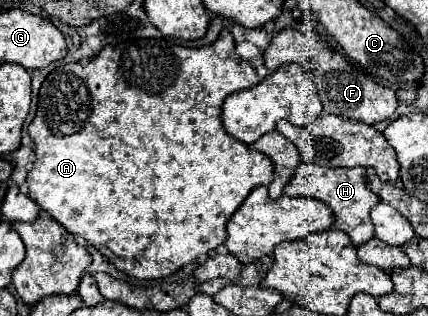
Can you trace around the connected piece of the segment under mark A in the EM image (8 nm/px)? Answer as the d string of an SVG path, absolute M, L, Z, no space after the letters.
M228 29L220 33L220 37L206 47L190 49L176 43L170 43L166 39L146 39L146 41L132 41L132 43L118 43L118 45L106 45L88 65L70 63L56 67L46 81L40 87L40 99L38 99L38 111L32 123L28 125L28 133L32 141L36 143L36 161L32 171L28 173L28 195L44 209L48 211L58 223L62 223L72 235L78 235L86 239L90 245L100 249L100 253L122 273L136 277L136 279L162 279L172 273L176 273L180 267L196 261L200 255L206 255L214 251L220 243L226 239L226 223L232 217L232 213L242 205L242 201L250 195L254 187L270 185L270 173L274 177L274 167L270 165L270 159L262 155L260 151L252 149L230 137L220 121L220 107L228 95L234 91L242 91L248 87L254 87L260 83L260 77L256 75L254 67L244 61L234 51L234 39Z

